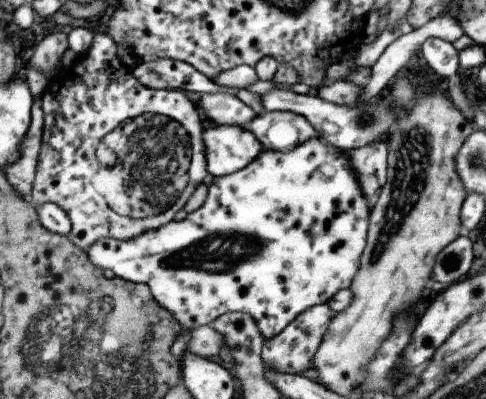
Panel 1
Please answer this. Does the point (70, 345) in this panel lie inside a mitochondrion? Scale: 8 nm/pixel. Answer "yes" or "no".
yes

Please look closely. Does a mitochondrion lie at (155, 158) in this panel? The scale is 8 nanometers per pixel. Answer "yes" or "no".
yes

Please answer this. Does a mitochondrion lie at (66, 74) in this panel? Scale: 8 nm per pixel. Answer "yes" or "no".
no

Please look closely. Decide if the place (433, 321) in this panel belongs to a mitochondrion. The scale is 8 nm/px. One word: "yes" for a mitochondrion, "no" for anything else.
no

